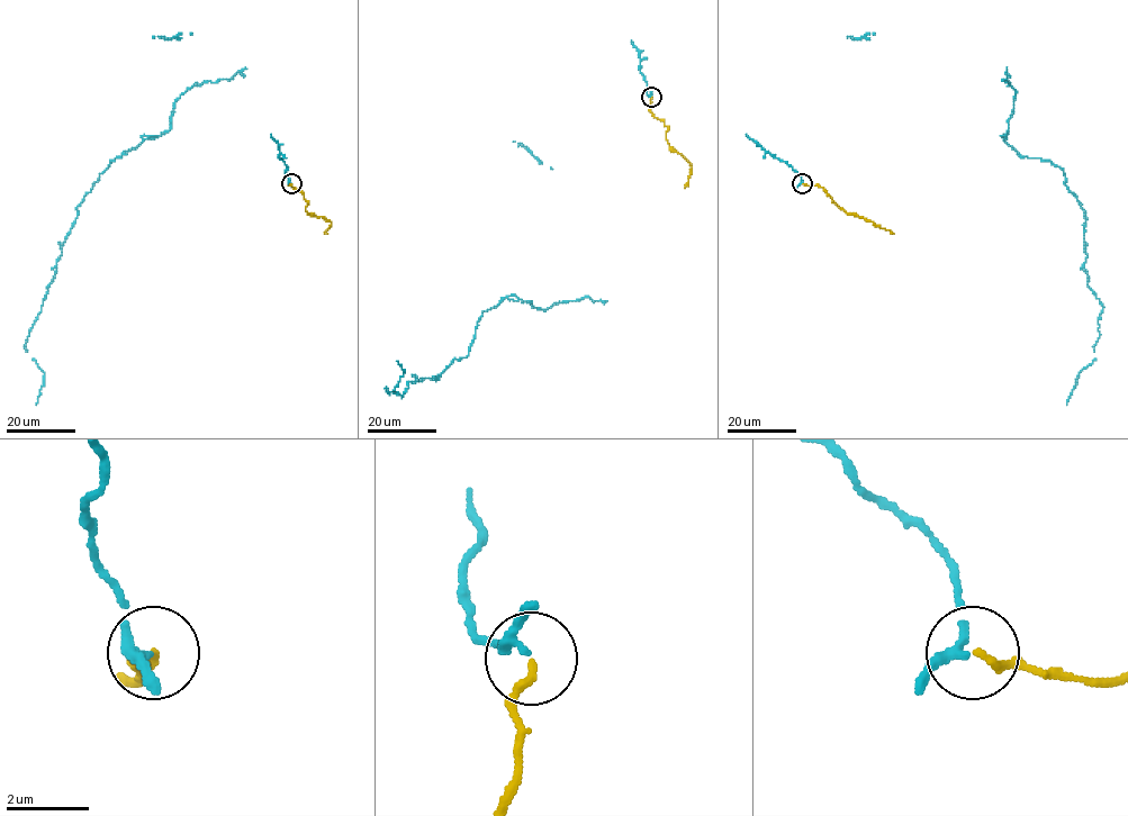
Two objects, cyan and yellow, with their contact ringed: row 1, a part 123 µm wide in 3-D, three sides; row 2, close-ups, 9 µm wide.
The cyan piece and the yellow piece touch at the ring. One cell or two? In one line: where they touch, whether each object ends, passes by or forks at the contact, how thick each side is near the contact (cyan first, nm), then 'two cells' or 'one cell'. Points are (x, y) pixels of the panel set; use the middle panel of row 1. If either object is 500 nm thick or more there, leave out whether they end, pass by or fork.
place (651, 97); cyan ends; yellow ends; calibres 280 and 200 nm; one cell

